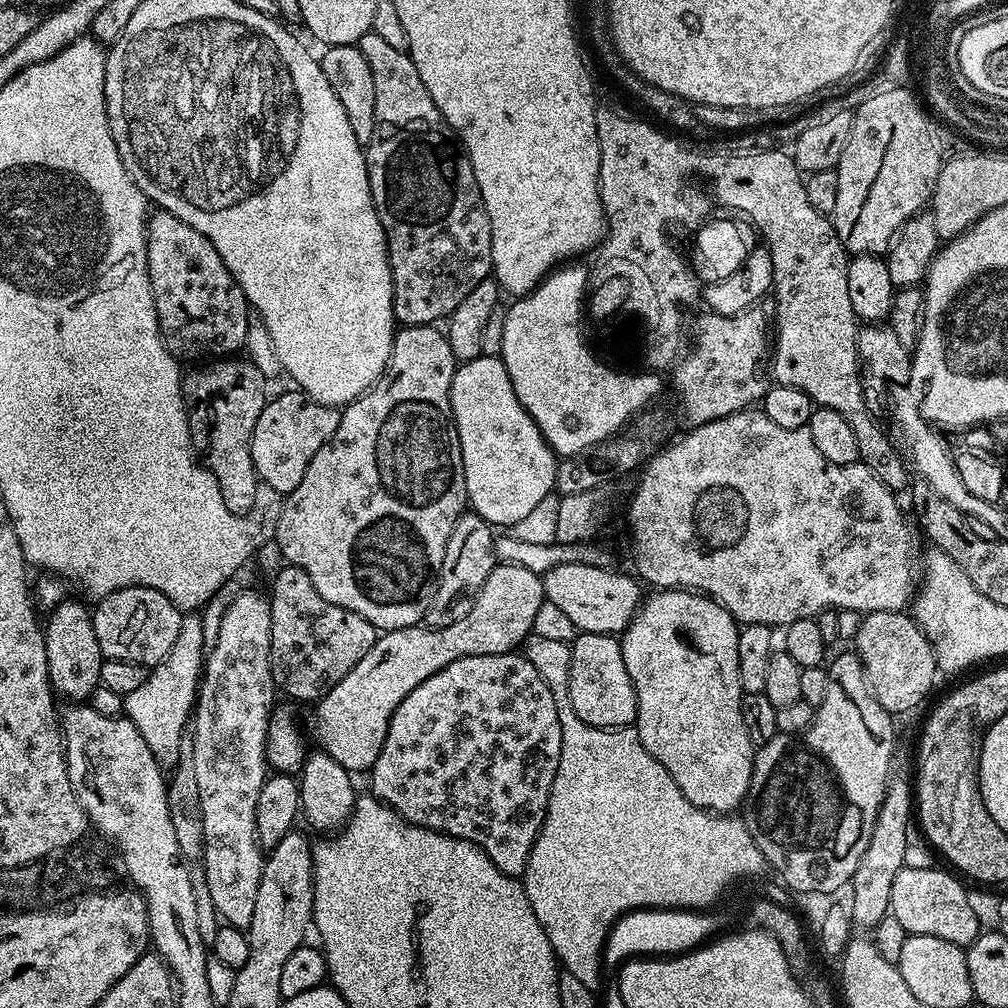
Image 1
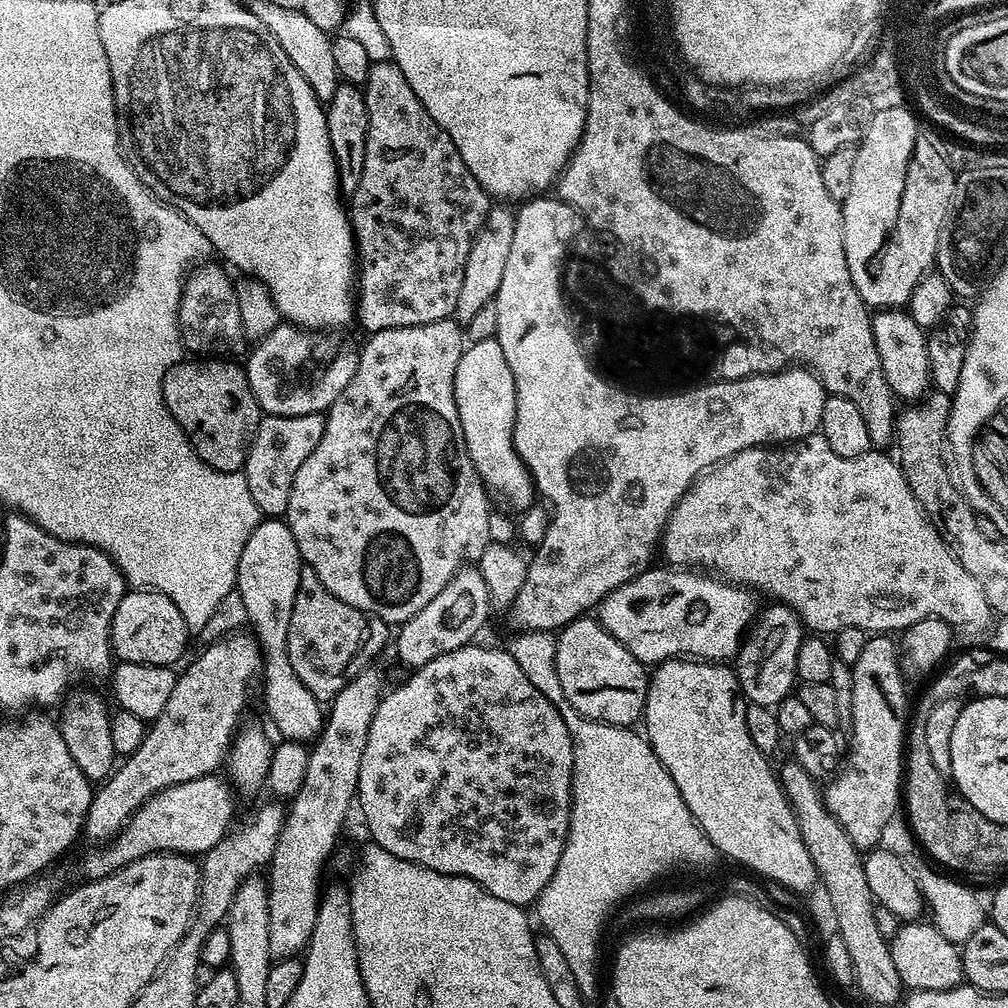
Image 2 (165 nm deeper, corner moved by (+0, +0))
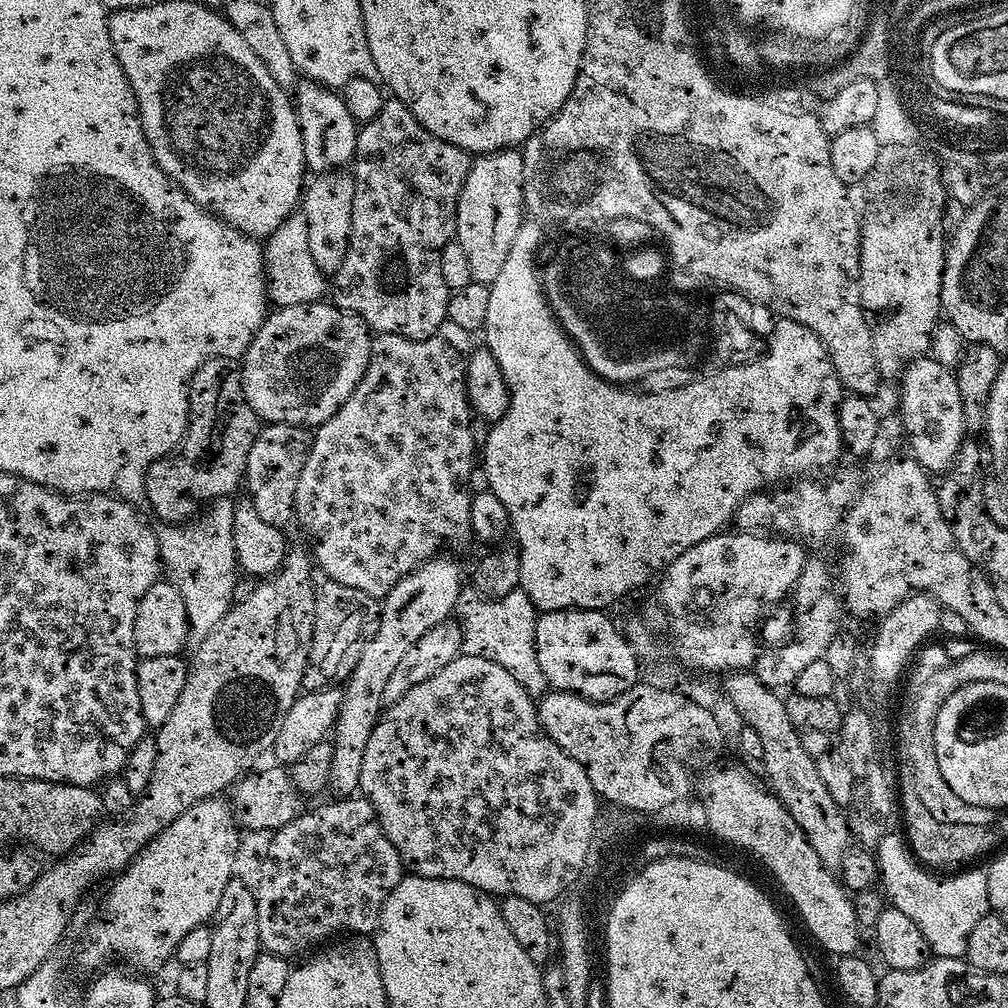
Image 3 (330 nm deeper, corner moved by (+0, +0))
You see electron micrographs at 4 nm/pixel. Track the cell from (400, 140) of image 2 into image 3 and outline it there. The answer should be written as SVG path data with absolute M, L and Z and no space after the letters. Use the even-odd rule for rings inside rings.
M395 98L385 99L384 105L370 122L359 125L356 134L356 158L350 165L350 171L354 178L354 210L350 214L350 238L346 246L346 258L342 258L342 266L338 266L335 276L330 280L330 300L337 308L344 312L352 312L358 318L362 318L368 324L373 333L398 334L411 340L424 340L427 336L435 336L443 320L448 318L448 297L450 287L444 277L444 260L440 255L444 247L453 243L456 235L456 211L458 210L458 198L462 194L462 186L466 182L466 174L470 170L473 157L463 148L454 146L426 130L414 114L400 100Z

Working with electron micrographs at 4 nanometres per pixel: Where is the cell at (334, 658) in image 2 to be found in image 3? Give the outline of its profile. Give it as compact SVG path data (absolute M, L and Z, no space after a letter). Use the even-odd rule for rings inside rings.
M313 571L312 590L314 630L304 671L302 688L305 692L343 685L354 666L358 666L358 658L362 658L366 642L374 638L374 630L378 630L380 621L377 597L362 594L362 590L354 590L354 586L342 586L342 582L334 582L334 578L330 578L325 572Z

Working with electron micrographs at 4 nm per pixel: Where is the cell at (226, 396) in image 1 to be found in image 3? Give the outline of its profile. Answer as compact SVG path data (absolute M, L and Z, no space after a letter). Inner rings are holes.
M211 356L206 362L202 362L202 366L198 366L198 370L188 381L188 428L184 432L184 439L171 457L172 464L168 464L167 459L156 460L144 475L143 499L148 499L153 514L164 520L162 522L165 525L180 525L191 521L198 512L192 500L217 501L231 497L231 492L236 487L241 487L246 458L250 458L250 446L254 446L254 438L260 433L262 424L254 414L250 402L246 402L240 370L241 365L233 357Z

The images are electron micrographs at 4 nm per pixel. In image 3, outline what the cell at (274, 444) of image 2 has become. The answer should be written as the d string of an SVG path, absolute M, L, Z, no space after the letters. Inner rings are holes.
M265 423L254 438L250 458L246 458L243 483L246 488L248 484L247 499L254 502L254 510L258 510L262 522L270 522L275 528L293 523L294 490L298 490L298 474L302 474L302 466L306 466L309 443L309 429L293 424Z

